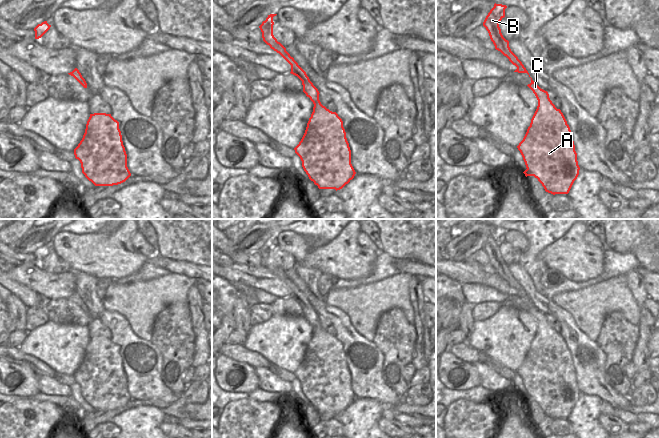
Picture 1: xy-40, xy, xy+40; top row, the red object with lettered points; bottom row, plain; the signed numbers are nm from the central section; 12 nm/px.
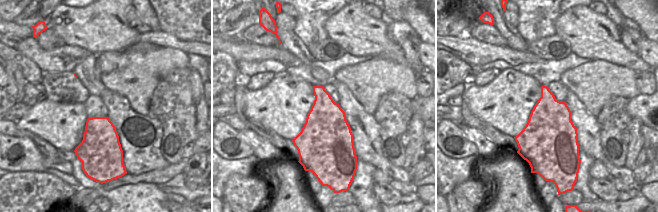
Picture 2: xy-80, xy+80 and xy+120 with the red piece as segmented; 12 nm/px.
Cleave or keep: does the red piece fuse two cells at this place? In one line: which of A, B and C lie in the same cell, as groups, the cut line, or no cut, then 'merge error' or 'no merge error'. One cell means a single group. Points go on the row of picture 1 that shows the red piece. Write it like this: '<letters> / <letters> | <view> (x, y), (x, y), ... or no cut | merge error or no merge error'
A B C | no cut | no merge error

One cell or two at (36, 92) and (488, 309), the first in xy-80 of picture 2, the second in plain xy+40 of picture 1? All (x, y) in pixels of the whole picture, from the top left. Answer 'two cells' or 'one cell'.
one cell

